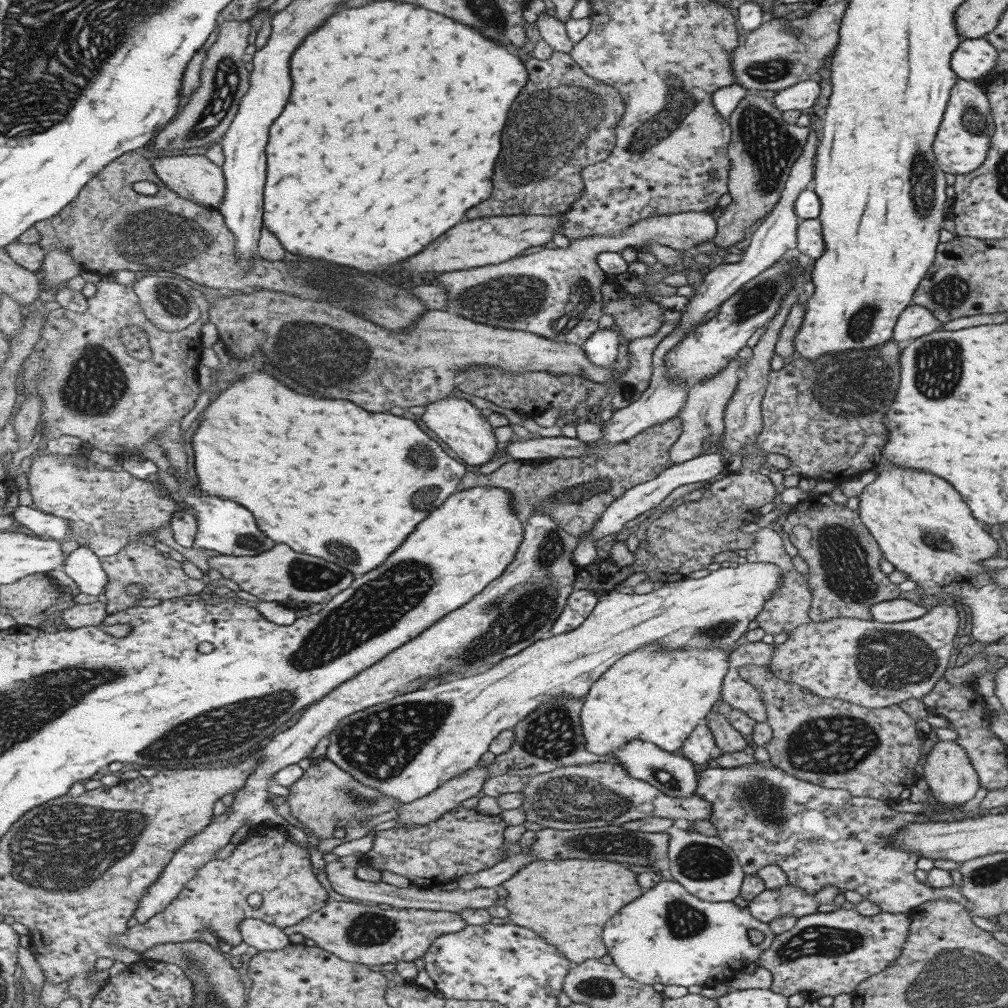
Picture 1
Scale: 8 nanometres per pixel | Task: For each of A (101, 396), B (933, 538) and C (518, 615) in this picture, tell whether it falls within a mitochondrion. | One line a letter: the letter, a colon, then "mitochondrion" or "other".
A: mitochondrion
B: mitochondrion
C: mitochondrion

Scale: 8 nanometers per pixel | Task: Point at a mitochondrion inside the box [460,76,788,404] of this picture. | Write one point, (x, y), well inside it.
(549, 125)

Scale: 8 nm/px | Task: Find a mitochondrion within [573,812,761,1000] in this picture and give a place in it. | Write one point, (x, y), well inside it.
(699, 861)

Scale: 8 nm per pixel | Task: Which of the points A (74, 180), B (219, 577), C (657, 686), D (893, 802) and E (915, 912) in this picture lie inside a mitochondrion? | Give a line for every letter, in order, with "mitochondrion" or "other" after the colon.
A: other
B: other
C: other
D: other
E: other

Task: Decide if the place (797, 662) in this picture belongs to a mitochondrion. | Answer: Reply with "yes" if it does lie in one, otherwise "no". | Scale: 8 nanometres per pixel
no

